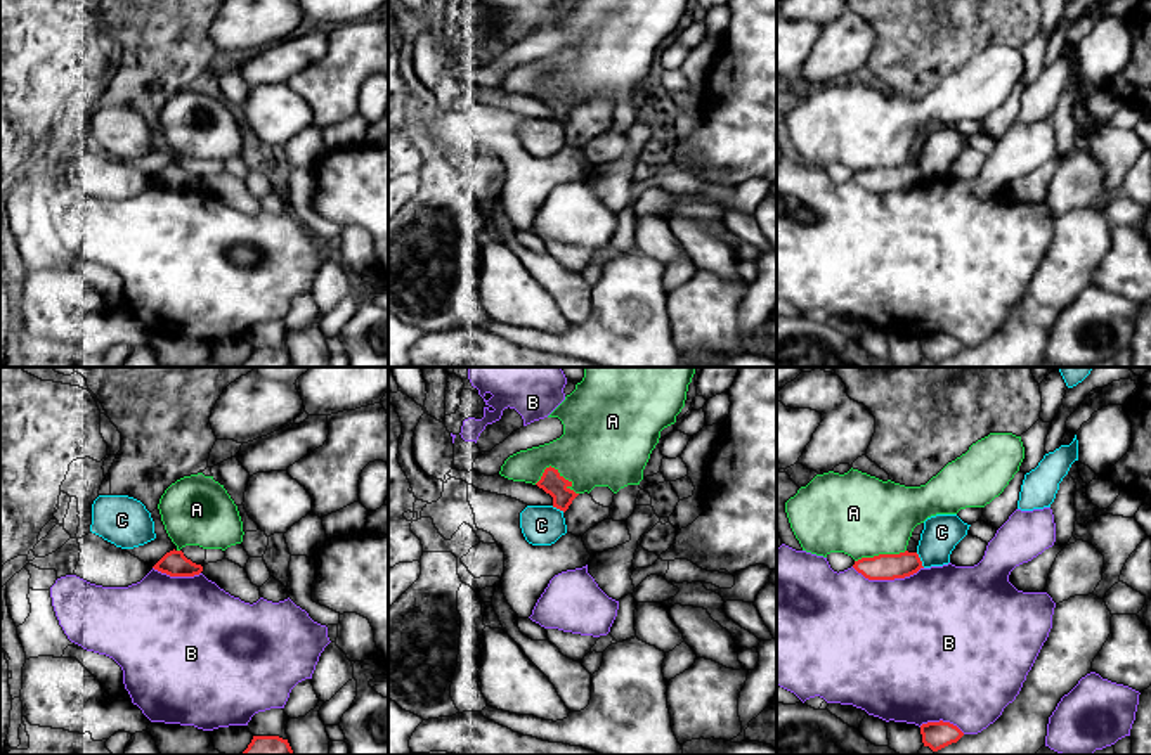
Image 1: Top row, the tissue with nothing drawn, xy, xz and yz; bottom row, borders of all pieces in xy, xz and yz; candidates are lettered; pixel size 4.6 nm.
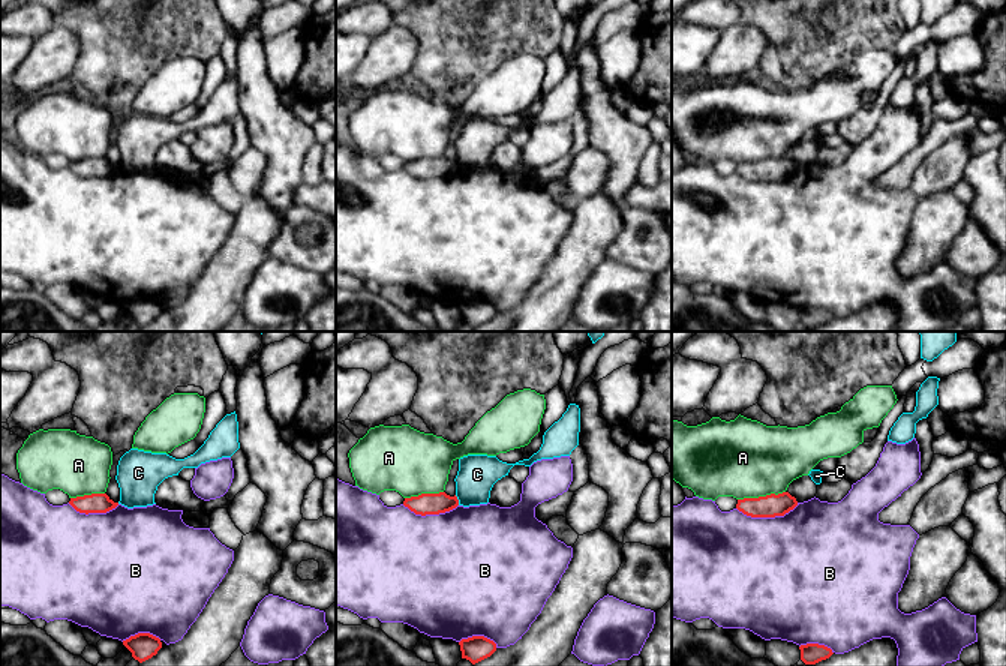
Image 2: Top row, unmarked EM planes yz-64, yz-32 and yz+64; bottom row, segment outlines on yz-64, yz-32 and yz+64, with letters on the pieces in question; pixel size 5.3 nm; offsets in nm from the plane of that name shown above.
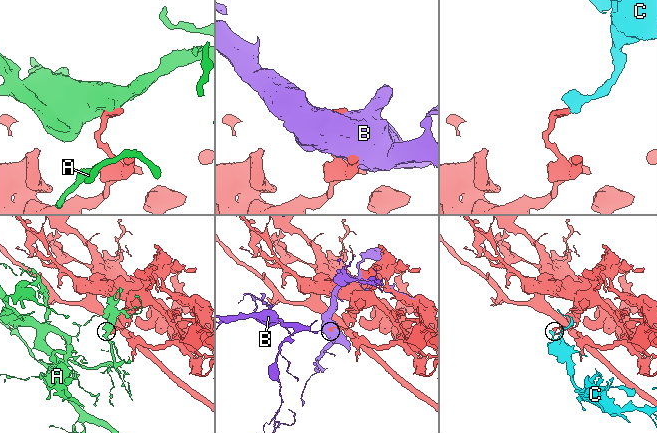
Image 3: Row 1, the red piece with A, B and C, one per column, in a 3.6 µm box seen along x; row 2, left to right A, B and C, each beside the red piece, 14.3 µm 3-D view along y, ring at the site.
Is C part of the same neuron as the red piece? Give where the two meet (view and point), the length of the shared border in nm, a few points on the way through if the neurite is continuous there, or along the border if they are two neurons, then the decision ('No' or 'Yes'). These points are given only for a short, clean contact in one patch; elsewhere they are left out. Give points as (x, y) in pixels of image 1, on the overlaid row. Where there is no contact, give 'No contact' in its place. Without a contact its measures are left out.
Touches red at yz (919, 560). Shared border 80 nm. Boundary: yz (916, 553), (924, 567). No

